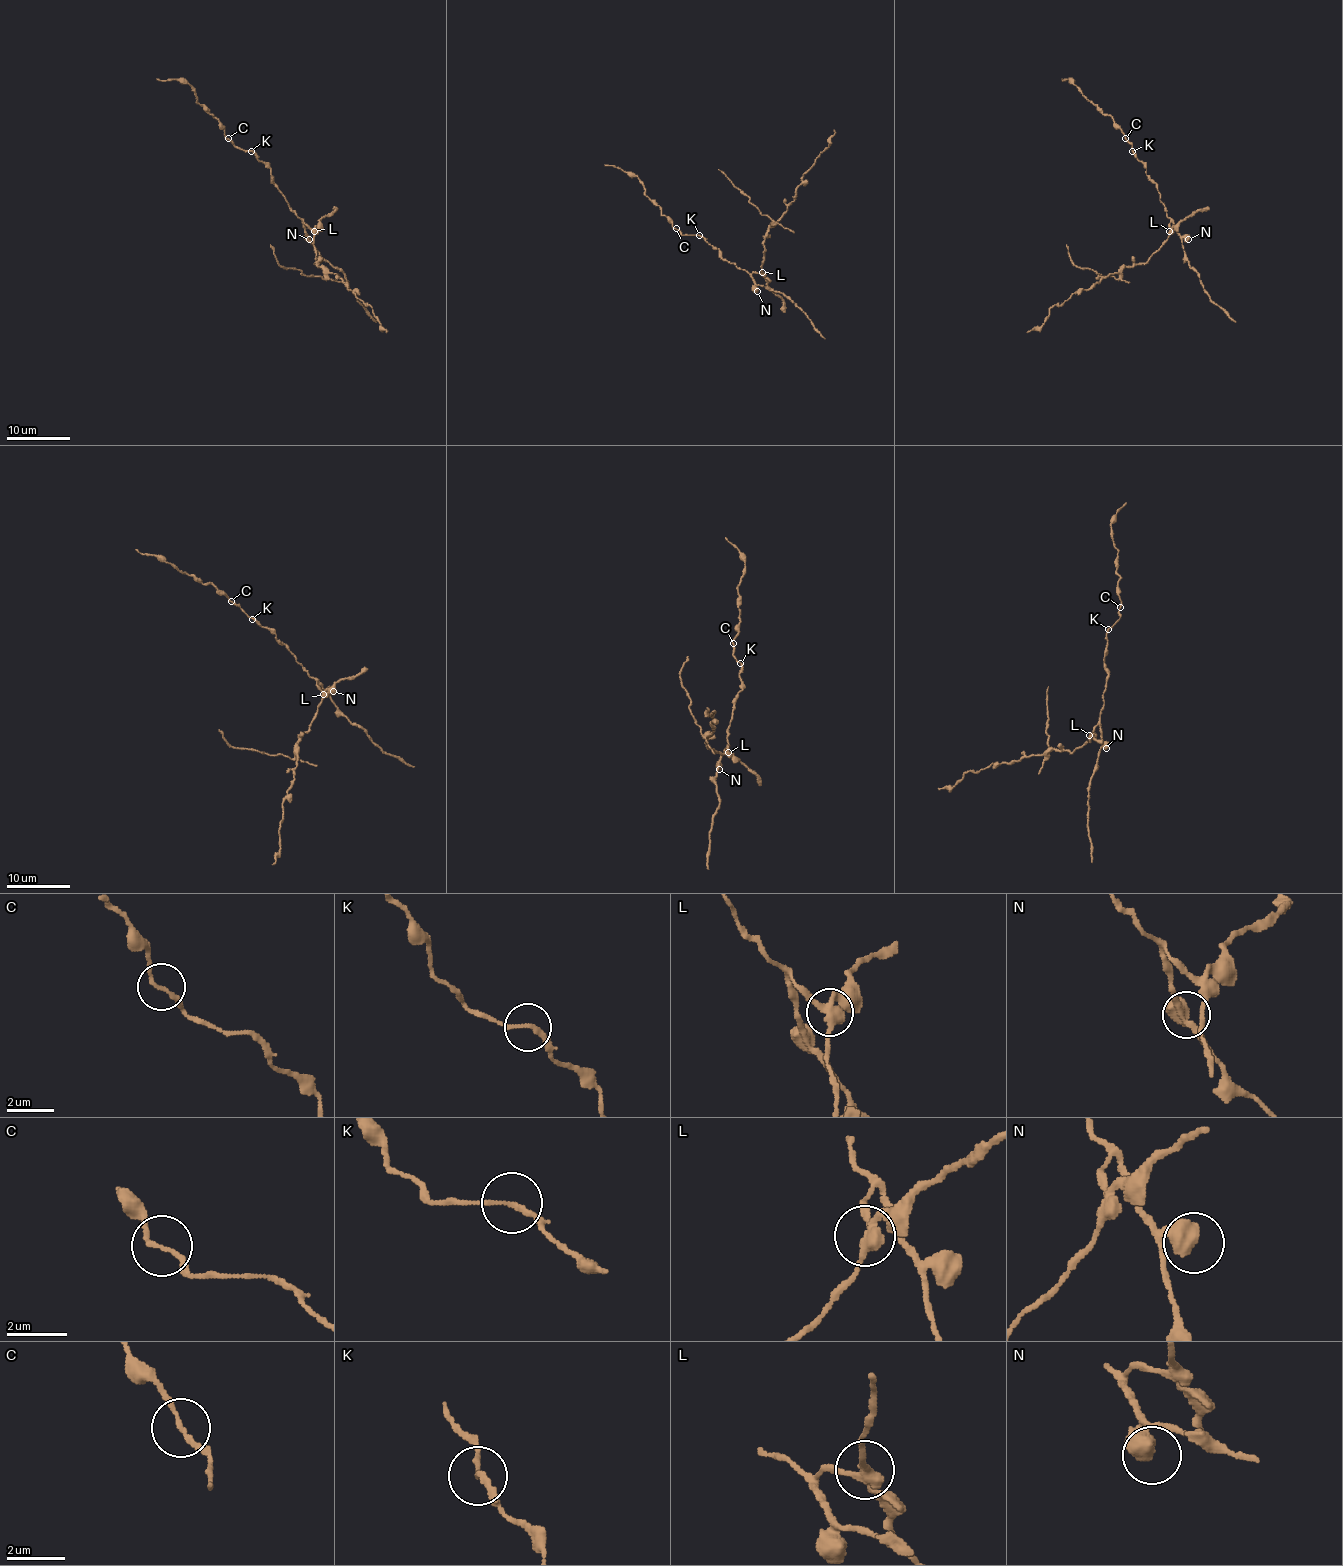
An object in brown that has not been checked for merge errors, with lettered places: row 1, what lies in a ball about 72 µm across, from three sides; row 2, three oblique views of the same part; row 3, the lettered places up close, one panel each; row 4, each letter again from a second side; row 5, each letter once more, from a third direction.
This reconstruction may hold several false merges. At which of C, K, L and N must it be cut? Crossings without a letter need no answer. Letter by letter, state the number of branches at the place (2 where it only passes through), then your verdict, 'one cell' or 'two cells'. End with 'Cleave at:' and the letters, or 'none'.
C: branches 2; one cell
K: branches 2; one cell
L: branches 3; two cells
N: branches 1; one cell
Cleave at: L

